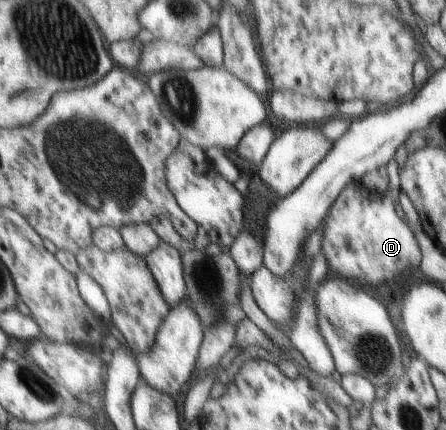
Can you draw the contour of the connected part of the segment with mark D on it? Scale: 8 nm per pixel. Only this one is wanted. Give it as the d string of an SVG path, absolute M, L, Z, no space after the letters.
M394 157L388 164L391 182L387 191L379 193L367 189L360 181L351 182L328 212L321 250L329 268L347 280L379 286L393 280L407 266L420 266L422 252L417 239L394 207L394 198L400 195L398 168Z

